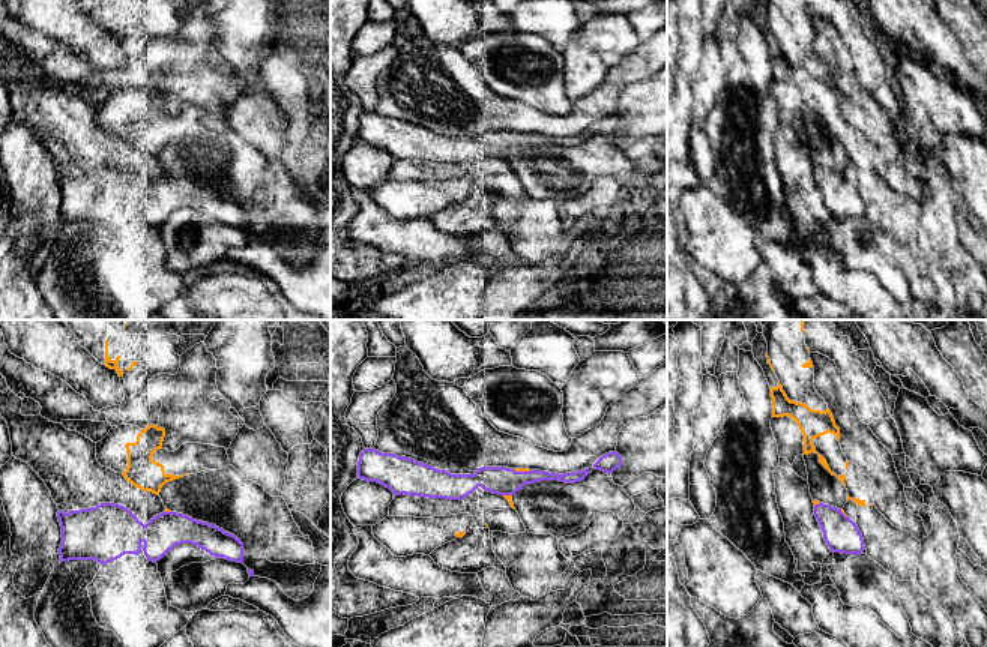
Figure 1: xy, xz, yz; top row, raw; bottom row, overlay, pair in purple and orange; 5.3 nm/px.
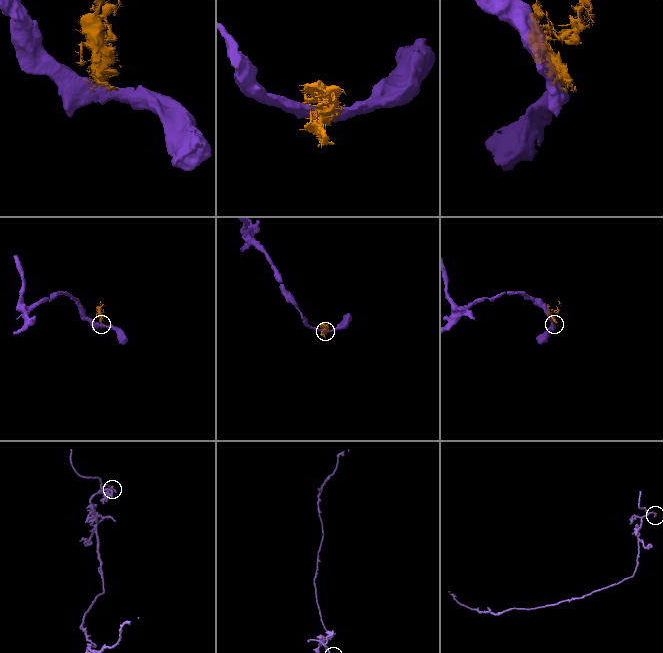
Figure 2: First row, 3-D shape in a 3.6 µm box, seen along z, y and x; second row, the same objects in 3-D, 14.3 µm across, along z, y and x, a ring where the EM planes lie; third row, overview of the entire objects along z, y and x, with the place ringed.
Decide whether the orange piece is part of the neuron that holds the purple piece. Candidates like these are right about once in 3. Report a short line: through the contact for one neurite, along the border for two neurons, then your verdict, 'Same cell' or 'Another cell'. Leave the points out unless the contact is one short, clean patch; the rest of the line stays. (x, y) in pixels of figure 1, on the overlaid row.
Another cell

